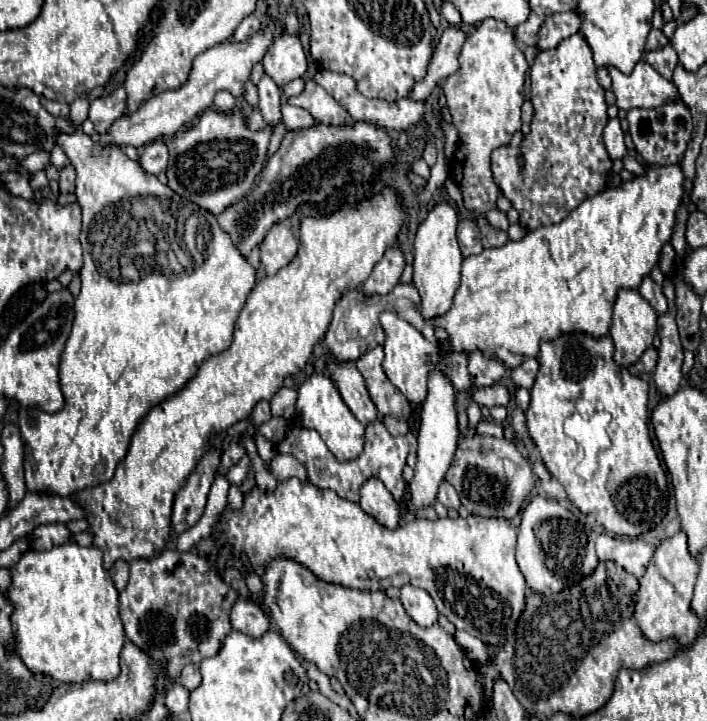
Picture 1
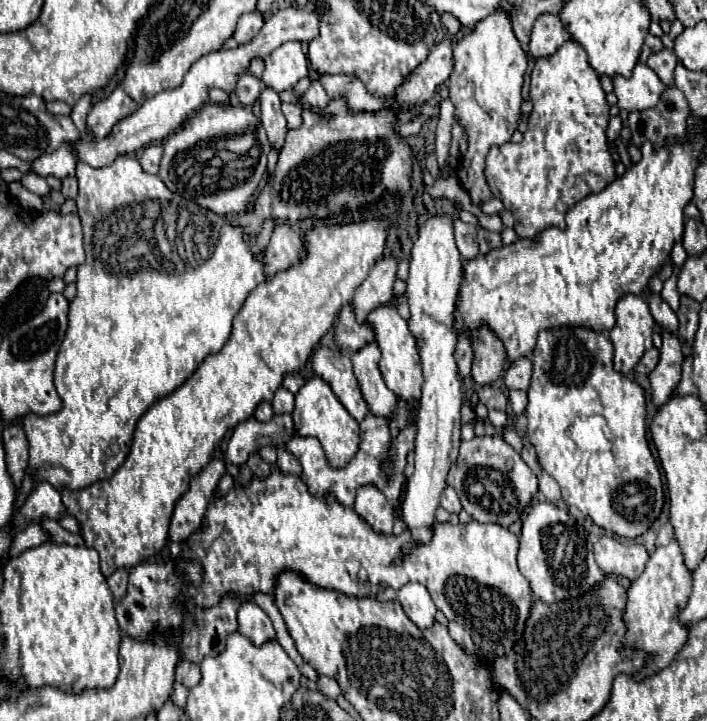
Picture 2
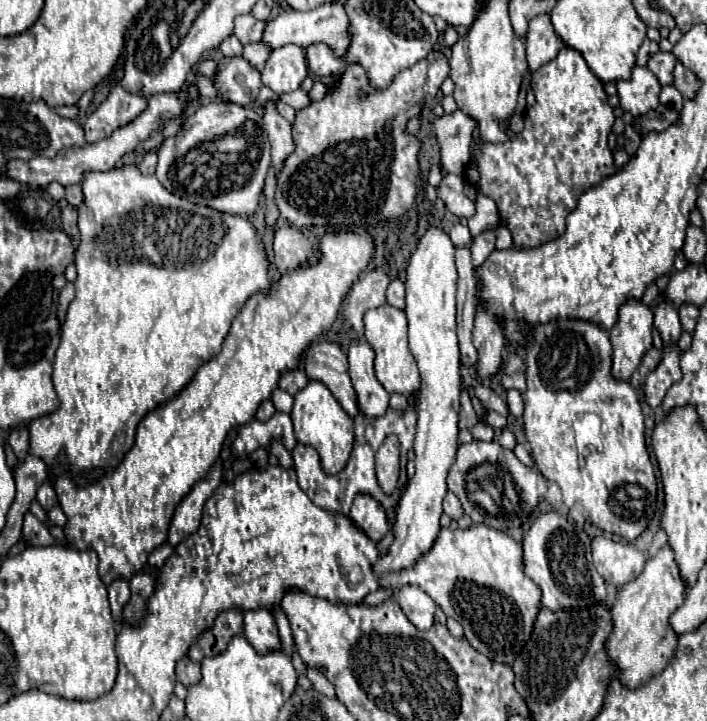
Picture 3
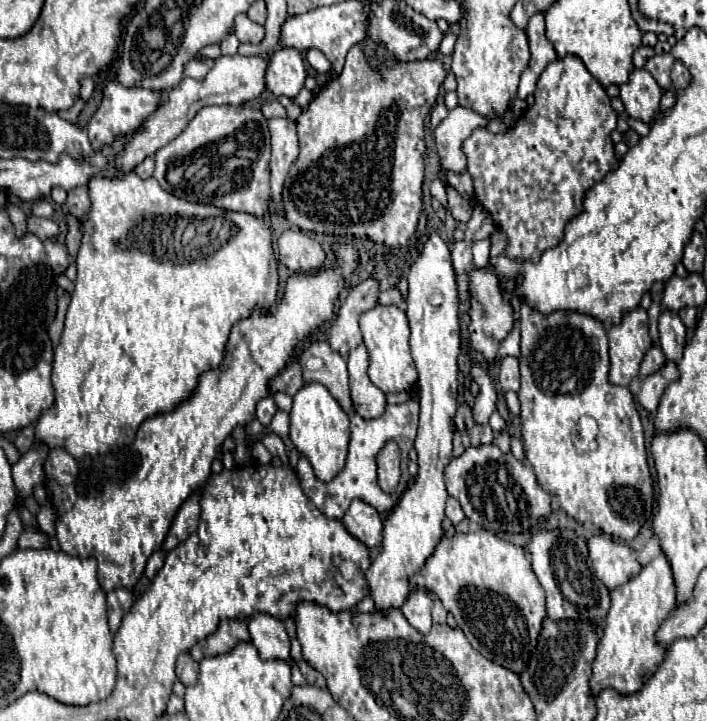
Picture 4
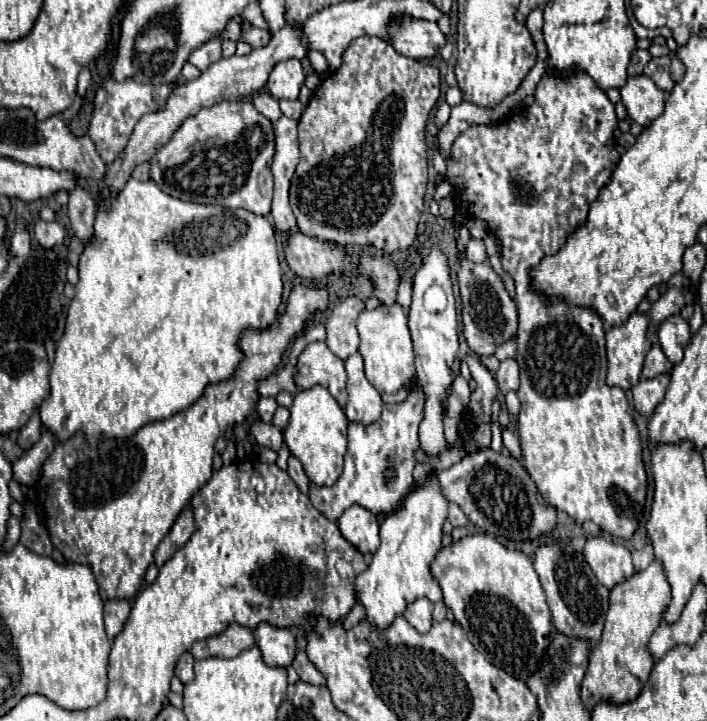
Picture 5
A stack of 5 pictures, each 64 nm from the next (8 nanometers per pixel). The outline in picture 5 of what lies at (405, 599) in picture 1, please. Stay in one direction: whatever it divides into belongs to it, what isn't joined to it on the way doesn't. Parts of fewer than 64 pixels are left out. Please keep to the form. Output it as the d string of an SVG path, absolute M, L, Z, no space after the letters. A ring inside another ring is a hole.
M418 598L412 604L408 604L408 608L404 610L404 618L420 632L428 632L430 630L430 622L432 622L432 602L428 598Z

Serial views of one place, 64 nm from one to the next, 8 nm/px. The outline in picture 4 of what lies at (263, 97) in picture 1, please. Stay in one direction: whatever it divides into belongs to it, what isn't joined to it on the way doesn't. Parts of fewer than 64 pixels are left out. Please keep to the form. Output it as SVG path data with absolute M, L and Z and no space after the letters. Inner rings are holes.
M268 118L270 142L272 142L272 158L270 158L270 172L272 172L272 198L276 202L278 214L282 216L282 186L284 178L298 156L298 136L296 136L296 122L288 118Z

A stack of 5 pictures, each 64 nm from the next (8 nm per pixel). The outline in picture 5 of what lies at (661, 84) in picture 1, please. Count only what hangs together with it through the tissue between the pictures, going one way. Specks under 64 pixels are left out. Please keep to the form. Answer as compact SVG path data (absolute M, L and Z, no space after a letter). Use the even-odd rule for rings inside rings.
M644 74L628 78L626 86L620 88L620 94L628 116L642 126L648 126L664 112L666 94L660 88L656 88L652 78Z

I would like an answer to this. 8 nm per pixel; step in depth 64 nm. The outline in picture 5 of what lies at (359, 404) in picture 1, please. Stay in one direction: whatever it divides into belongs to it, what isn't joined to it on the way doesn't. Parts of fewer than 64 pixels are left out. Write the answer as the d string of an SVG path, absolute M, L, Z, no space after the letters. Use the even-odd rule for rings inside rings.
M312 342L300 354L296 384L298 388L310 388L314 384L320 384L336 398L342 408L346 408L348 394L344 362L336 354L332 354L324 342Z

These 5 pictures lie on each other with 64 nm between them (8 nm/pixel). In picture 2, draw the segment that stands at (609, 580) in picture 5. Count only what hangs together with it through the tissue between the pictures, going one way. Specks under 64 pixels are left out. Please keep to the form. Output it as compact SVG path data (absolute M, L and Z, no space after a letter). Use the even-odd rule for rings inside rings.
M608 534L598 538L594 544L594 556L604 574L622 574L630 580L636 580L644 572L644 566L650 558L642 544L624 544Z

